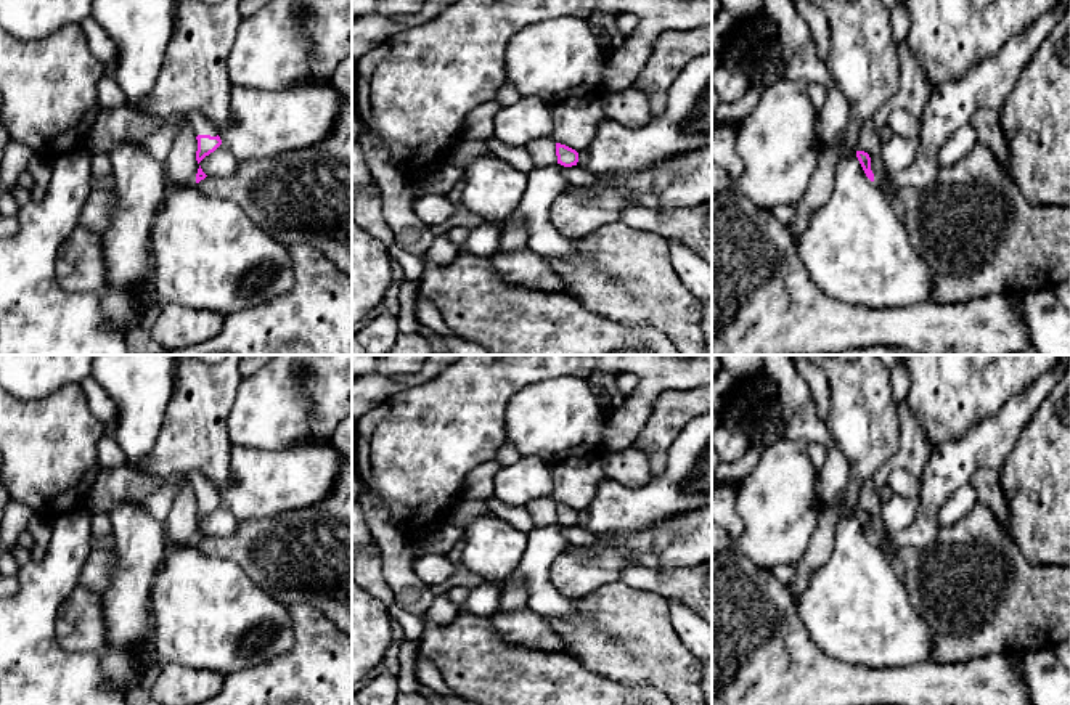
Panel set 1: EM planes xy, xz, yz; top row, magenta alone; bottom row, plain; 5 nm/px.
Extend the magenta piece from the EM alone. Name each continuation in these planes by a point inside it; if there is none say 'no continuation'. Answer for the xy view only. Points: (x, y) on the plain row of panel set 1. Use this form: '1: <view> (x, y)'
1: xy (201, 485)

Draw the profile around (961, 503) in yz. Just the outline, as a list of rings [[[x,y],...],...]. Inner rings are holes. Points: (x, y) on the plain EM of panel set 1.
[[[970,483],[962,485],[956,493],[938,509],[938,527],[945,528],[967,516],[977,506],[977,491]]]

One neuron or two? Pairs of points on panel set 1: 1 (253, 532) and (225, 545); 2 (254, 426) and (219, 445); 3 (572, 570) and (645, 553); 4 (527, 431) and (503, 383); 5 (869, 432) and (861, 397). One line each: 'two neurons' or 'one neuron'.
1: one neuron
2: two neurons
3: one neuron
4: two neurons
5: one neuron

